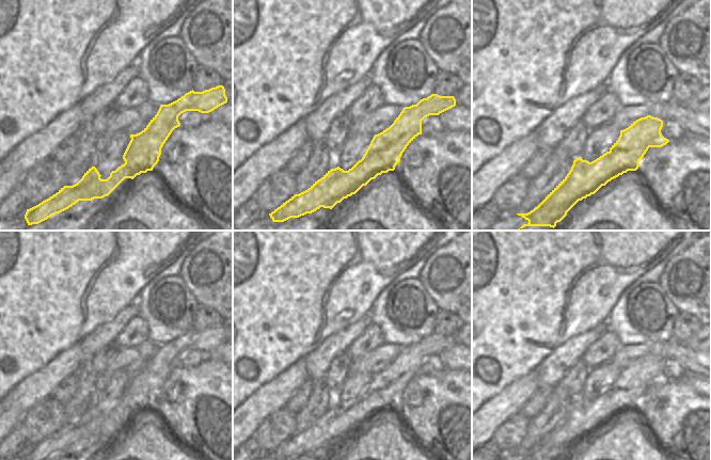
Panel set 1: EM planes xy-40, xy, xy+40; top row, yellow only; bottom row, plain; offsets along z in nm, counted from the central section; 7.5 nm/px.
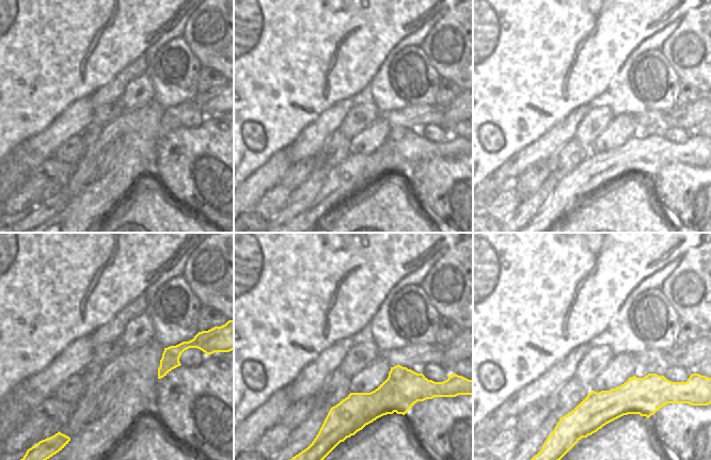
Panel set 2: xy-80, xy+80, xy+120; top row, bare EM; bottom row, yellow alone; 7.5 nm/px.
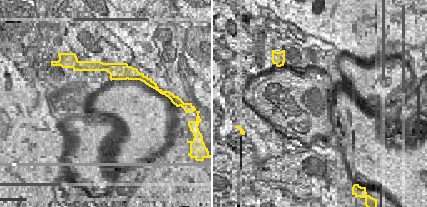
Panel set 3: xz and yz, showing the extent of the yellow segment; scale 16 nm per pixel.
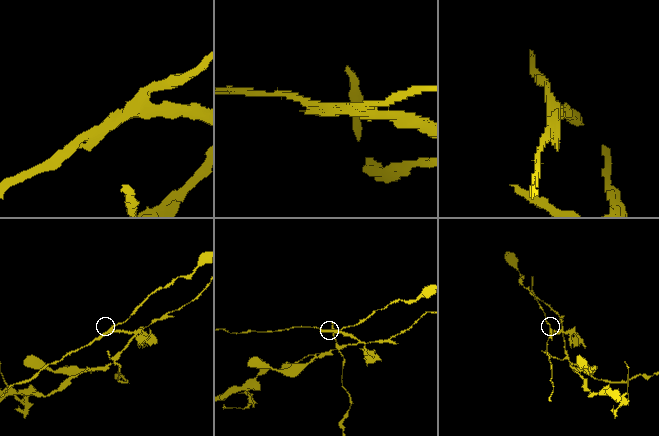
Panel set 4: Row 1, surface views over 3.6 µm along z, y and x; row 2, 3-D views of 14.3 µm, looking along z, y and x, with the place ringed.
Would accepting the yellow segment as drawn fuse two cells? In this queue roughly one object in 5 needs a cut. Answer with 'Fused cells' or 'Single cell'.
Fused cells

